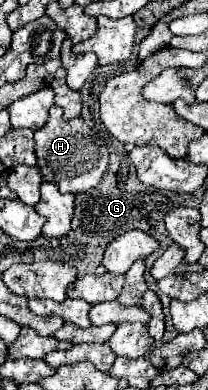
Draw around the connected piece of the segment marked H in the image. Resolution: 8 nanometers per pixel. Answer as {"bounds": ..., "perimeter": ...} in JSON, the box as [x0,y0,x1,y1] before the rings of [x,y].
{"bounds":[35,106,109,194],"perimeter":[[[51,106],[47,124],[35,132],[35,154],[43,180],[55,182],[61,192],[71,194],[95,188],[109,166],[105,142],[83,122],[83,118],[63,120],[63,110],[59,106]]]}

